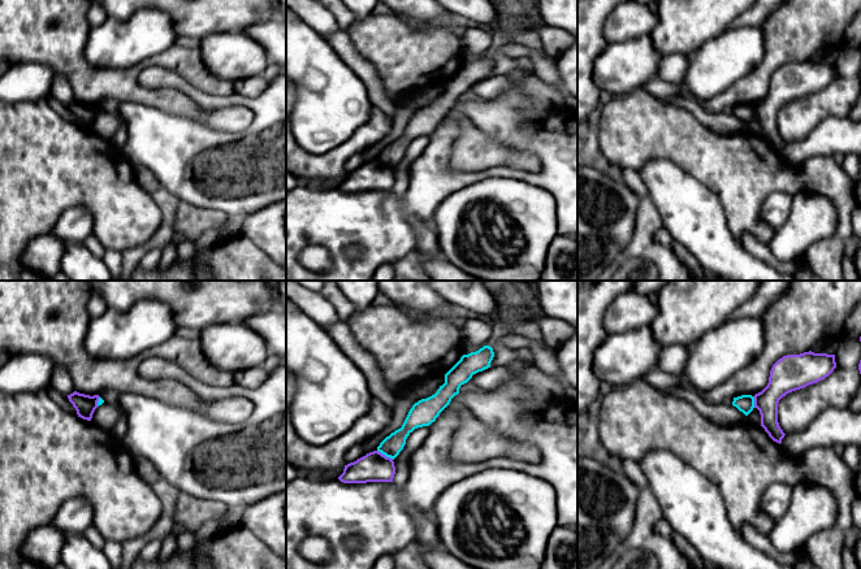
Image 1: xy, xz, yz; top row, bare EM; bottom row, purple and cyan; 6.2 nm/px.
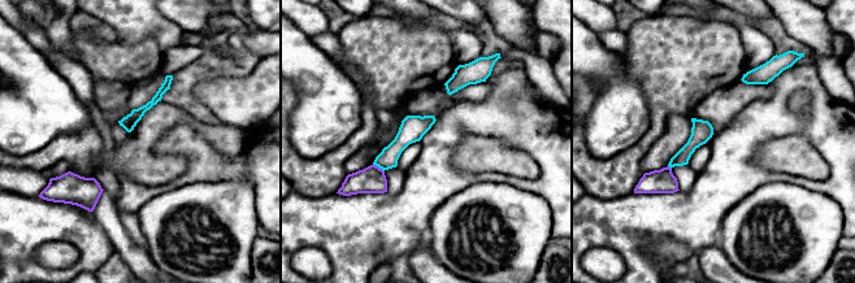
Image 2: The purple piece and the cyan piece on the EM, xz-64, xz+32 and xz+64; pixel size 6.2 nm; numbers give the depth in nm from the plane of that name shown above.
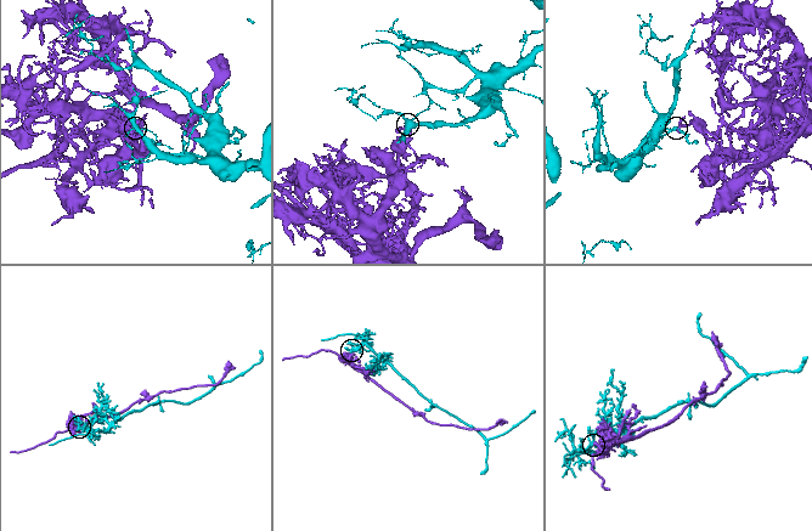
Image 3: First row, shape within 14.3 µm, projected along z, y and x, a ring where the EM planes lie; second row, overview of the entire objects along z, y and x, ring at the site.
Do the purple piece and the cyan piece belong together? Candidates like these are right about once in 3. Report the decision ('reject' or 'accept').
reject

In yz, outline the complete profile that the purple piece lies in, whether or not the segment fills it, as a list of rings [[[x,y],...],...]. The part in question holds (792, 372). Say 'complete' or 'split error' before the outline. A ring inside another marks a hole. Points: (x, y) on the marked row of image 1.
complete; [[[812,351],[783,356],[773,365],[767,386],[753,398],[754,408],[761,414],[761,426],[774,442],[780,444],[786,435],[778,422],[779,400],[792,391],[825,379],[835,368],[835,355]]]

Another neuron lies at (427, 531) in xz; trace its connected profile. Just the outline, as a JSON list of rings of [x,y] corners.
[[[411,509],[410,516],[414,518],[417,526],[416,540],[419,543],[430,546],[437,550],[445,550],[440,542],[438,530],[433,522],[433,518],[423,516],[416,509]]]

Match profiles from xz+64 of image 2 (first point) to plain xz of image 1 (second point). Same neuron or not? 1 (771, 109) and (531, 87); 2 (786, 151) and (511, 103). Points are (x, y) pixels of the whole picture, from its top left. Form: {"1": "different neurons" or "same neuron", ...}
{"1": "different neurons", "2": "different neurons"}

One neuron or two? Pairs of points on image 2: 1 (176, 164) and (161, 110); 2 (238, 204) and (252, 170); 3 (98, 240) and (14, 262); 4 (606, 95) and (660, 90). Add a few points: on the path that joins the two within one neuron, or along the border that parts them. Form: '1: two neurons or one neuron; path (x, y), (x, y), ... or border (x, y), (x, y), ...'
1: one neuron; path (159, 164), (147, 152), (147, 133), (152, 127)
2: two neurons; border (217, 181), (247, 181), (252, 187), (256, 210)
3: one neuron; path (77, 231), (43, 231), (33, 242)
4: two neurons; border (623, 68), (642, 90), (650, 121)

